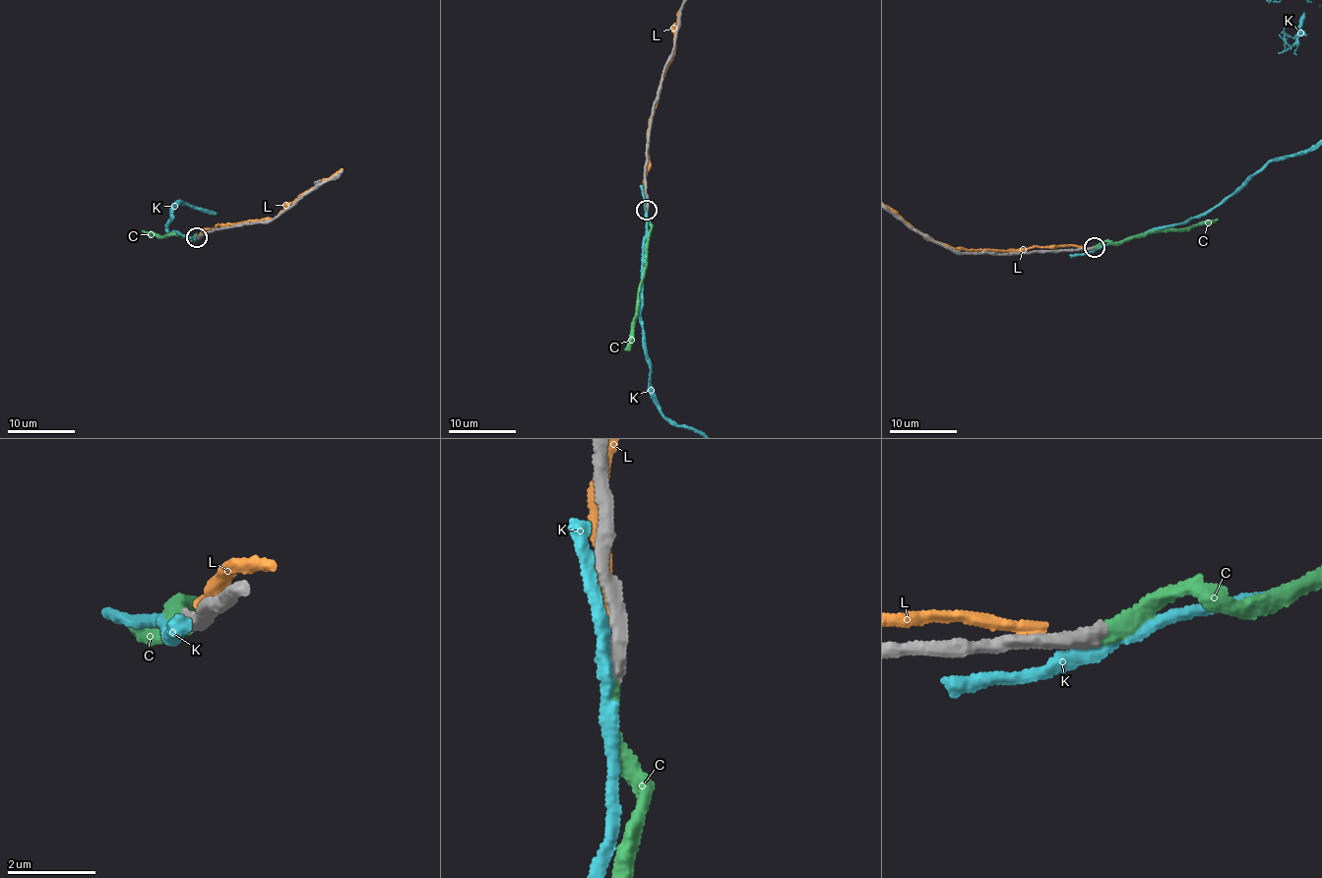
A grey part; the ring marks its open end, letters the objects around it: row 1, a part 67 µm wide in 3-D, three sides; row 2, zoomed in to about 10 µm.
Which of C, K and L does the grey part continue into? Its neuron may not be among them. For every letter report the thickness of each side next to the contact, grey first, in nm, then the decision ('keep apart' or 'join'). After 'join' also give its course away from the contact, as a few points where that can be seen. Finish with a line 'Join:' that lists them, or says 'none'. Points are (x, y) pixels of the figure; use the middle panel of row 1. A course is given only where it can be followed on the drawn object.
C: 340 nm thick on the grey side, 360 nm on the other; join; it runs (646, 210), (651, 235), (632, 341), (625, 350)
K: 400 nm thick on the grey side, 280 nm on the other; keep apart
L: 300 nm thick on the grey side, 300 nm on the other; keep apart
Join: C

